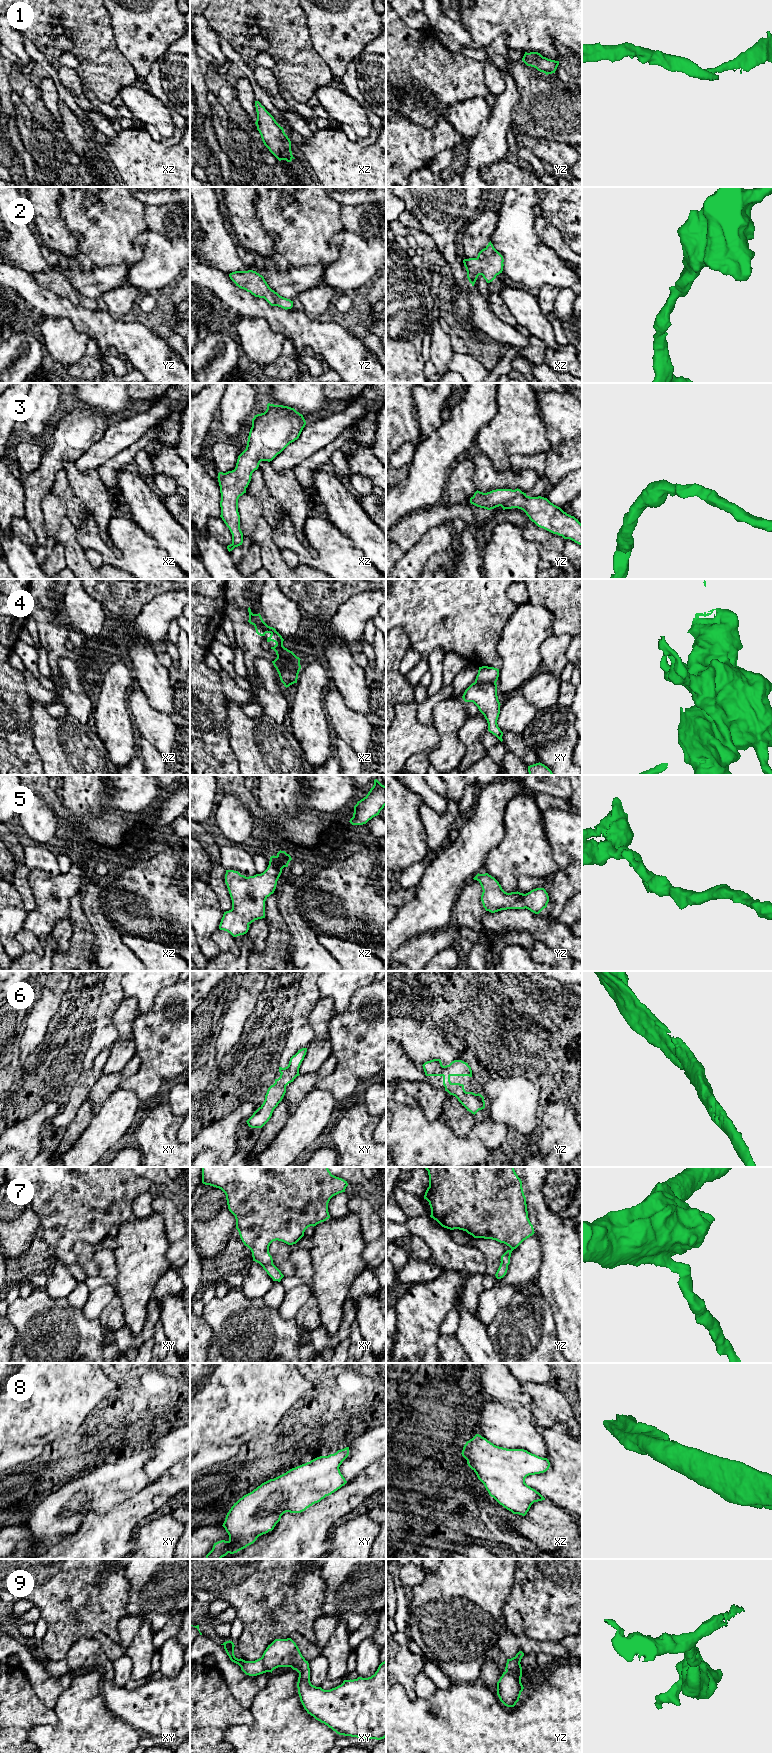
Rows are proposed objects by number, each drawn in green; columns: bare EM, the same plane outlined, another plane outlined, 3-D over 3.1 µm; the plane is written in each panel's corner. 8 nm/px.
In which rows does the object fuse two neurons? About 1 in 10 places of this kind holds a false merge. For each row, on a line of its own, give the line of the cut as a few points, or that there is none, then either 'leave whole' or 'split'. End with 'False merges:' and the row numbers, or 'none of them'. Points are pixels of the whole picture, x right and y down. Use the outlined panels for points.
1: no cut; leave whole
2: no cut; leave whole
3: no cut; leave whole
4: cut in xz along (271, 632), (281, 643), (281, 654), (285, 658), (299, 663); split
5: no cut; leave whole
6: no cut; leave whole
7: no cut; leave whole
8: no cut; leave whole
9: no cut; leave whole
False merges: 4

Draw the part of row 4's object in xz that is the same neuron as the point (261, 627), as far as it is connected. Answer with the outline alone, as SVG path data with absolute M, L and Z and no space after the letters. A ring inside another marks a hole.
M250 607L248 608L249 612L249 620L248 622L252 624L255 627L256 633L260 636L265 636L266 633L273 633L276 635L276 637L280 640L282 643L282 647L280 649L283 657L287 660L293 660L295 663L300 663L301 659L298 659L297 656L287 648L283 646L284 639L282 636L276 631L275 628L268 626L262 619L260 613L259 614L253 614L251 612Z

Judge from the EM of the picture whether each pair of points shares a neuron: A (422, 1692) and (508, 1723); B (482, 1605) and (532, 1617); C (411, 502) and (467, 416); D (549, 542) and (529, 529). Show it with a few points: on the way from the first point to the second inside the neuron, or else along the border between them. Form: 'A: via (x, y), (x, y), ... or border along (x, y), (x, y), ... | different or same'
A: border along (437, 1688), (427, 1698), (418, 1697) | different
B: border along (512, 1588), (511, 1595), (504, 1608), (505, 1627) | different
C: via (426, 481), (431, 459), (453, 437) | same
D: via (544, 539), (534, 533) | same

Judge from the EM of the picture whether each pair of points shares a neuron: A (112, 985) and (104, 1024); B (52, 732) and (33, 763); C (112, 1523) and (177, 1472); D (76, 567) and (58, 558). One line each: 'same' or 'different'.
A: same
B: different
C: same
D: different

